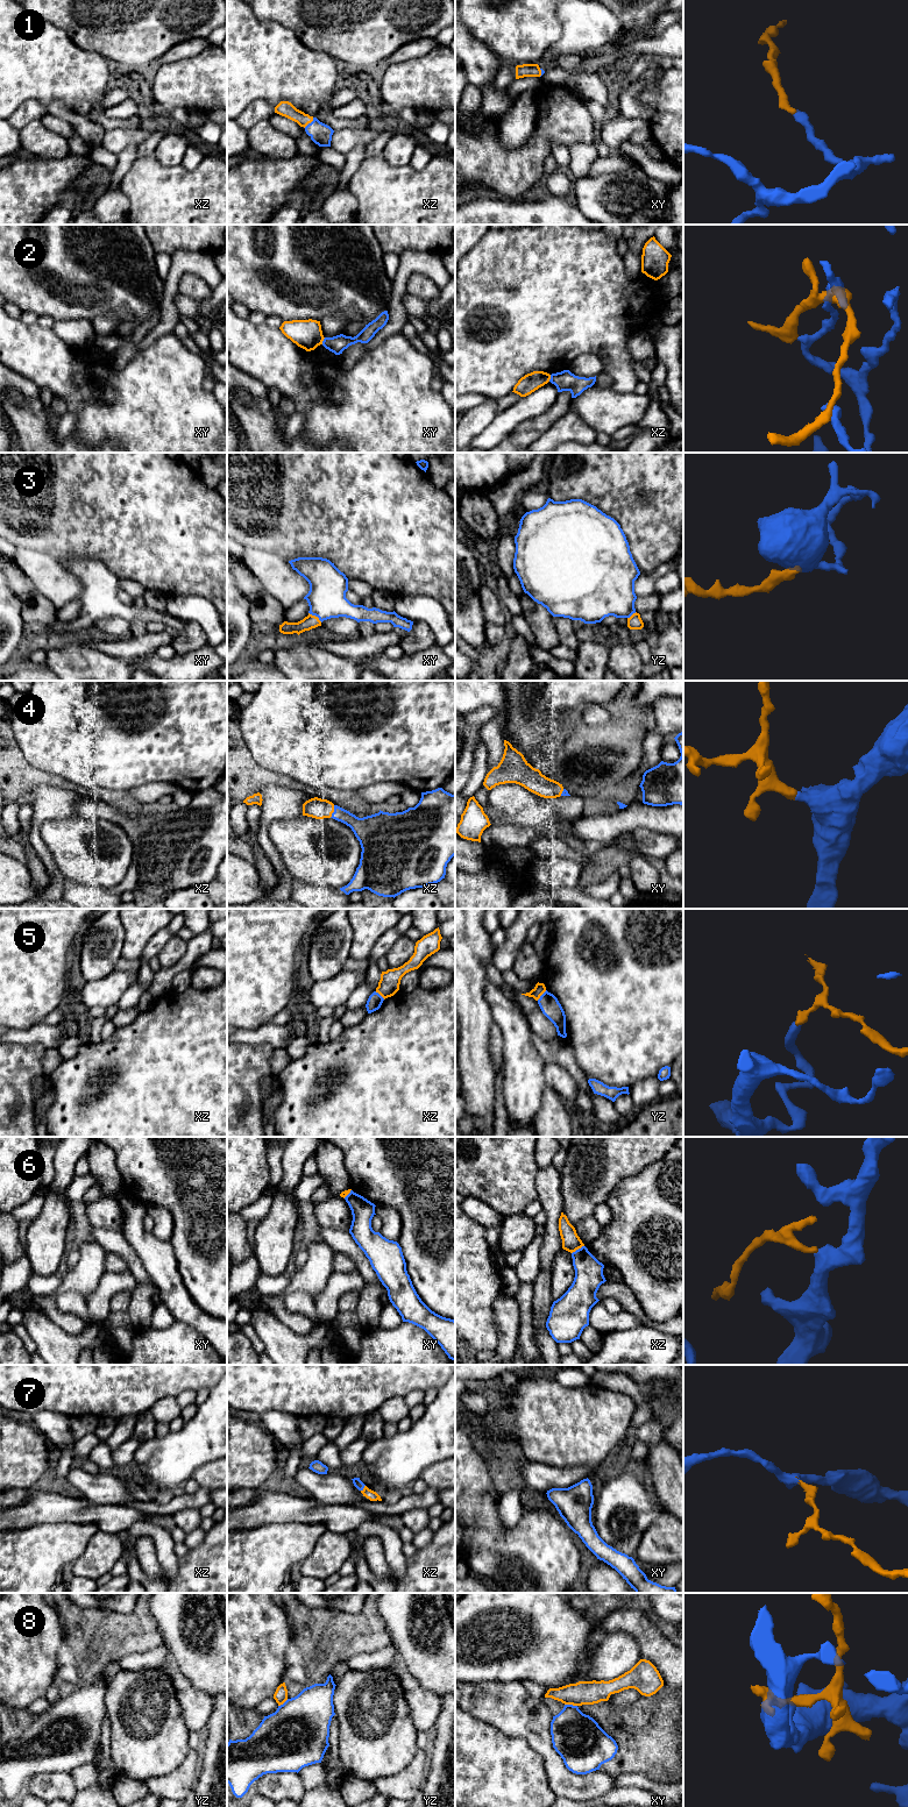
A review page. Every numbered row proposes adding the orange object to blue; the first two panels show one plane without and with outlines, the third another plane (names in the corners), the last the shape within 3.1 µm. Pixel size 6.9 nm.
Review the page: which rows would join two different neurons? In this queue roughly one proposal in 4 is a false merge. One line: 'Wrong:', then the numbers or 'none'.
Wrong: 2, 5, 6, 8

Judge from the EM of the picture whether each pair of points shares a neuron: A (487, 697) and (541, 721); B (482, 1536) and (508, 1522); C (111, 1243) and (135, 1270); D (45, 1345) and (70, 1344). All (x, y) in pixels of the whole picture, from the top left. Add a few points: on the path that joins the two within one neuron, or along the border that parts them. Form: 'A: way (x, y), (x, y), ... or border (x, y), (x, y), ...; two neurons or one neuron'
A: border (506, 692), (506, 712), (501, 721); two neurons
B: border (498, 1499), (498, 1520), (508, 1530); two neurons
C: way (119, 1246), (133, 1261); one neuron
D: way (51, 1345), (64, 1345); one neuron

